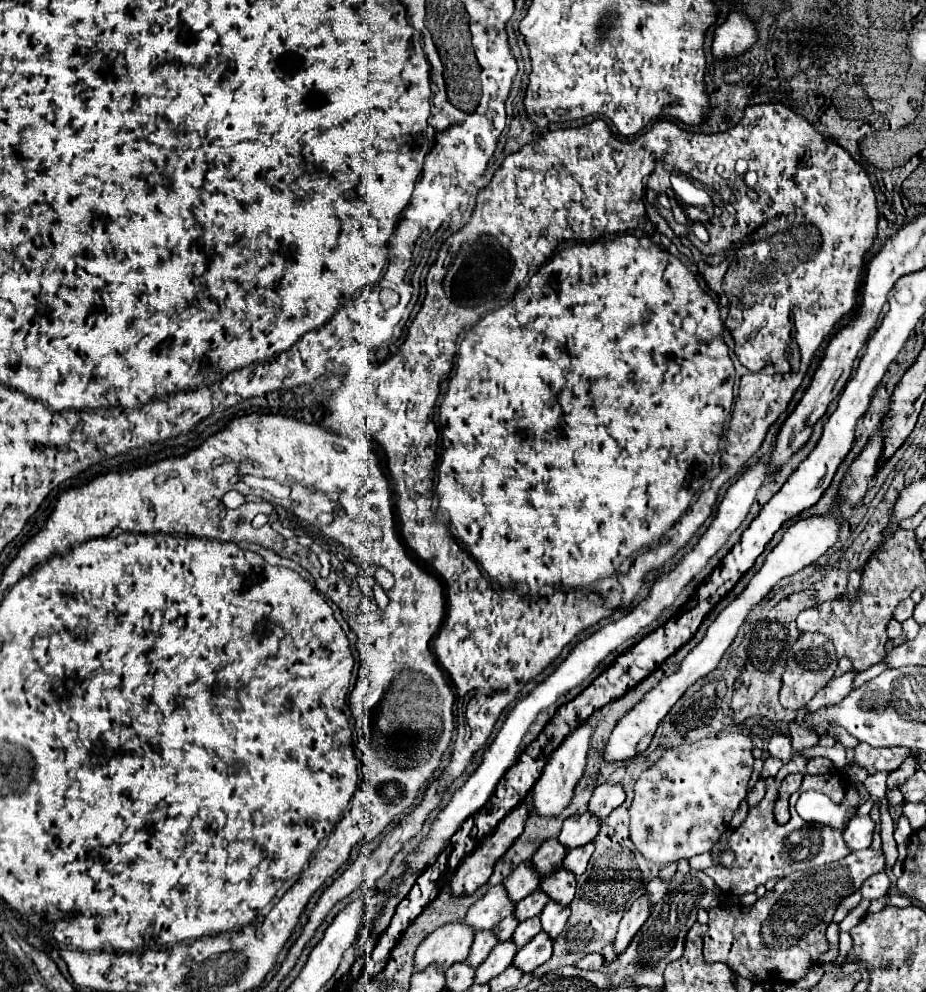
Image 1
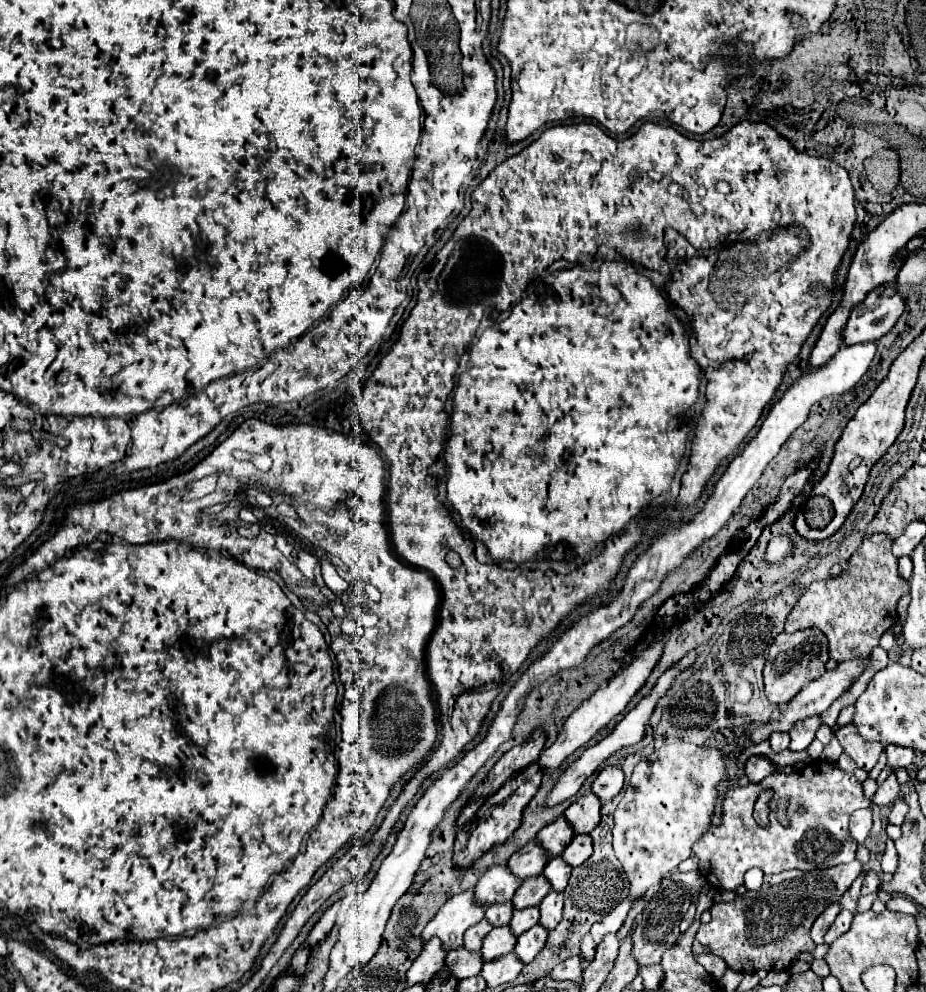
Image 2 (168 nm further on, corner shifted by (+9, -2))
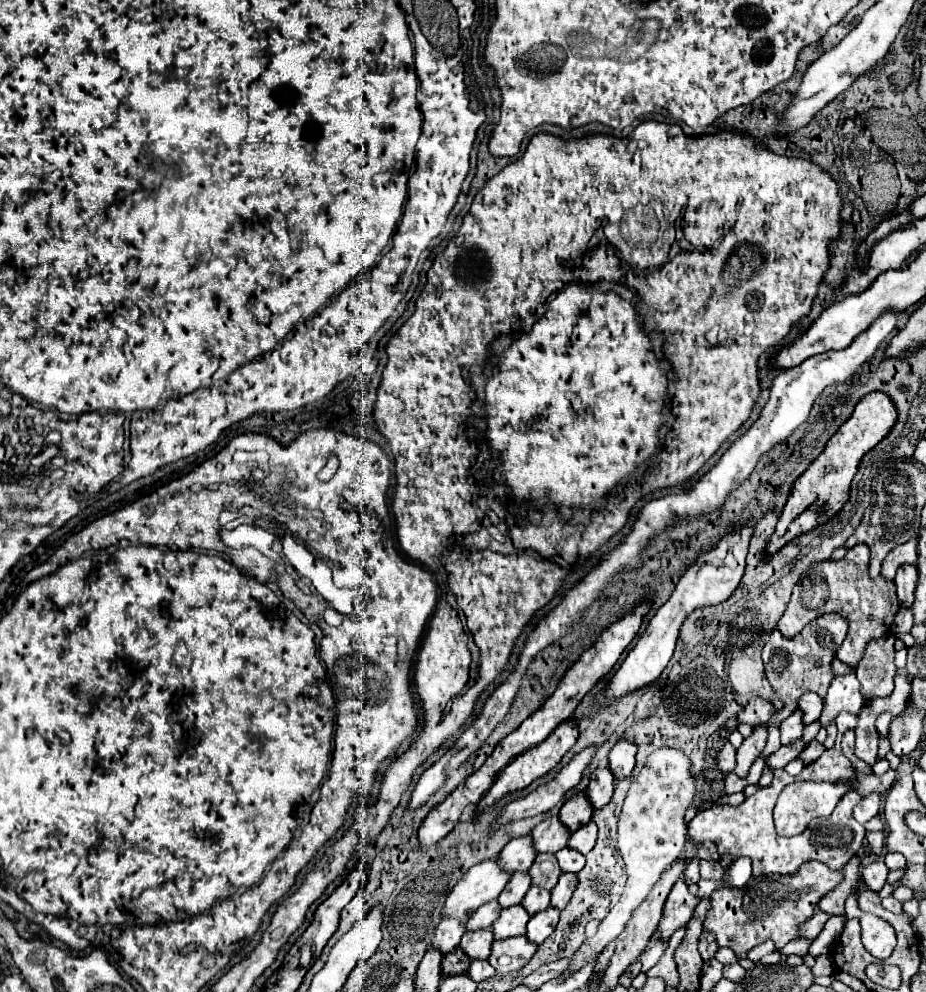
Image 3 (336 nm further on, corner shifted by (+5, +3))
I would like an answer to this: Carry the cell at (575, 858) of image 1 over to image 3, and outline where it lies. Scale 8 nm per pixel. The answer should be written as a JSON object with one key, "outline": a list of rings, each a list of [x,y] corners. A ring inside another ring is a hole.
{"outline":[[[588,822],[580,830],[572,832],[572,838],[570,838],[568,846],[574,848],[574,850],[578,850],[580,854],[588,854],[594,848],[594,844],[596,844],[596,832],[598,832],[596,824]]]}

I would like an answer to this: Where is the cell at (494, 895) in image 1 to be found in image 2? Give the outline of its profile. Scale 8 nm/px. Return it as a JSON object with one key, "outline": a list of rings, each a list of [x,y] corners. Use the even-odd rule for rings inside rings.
{"outline":[[[498,865],[498,867],[488,869],[480,877],[478,885],[474,887],[474,895],[476,895],[476,901],[482,903],[482,907],[488,907],[494,903],[506,903],[508,899],[512,899],[520,883],[522,881],[510,875],[510,869],[506,865]]]}

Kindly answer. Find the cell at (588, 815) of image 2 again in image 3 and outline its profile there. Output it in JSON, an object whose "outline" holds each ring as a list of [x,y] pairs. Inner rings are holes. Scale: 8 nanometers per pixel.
{"outline":[[[596,768],[590,774],[590,784],[588,784],[588,800],[594,808],[602,808],[610,802],[614,792],[614,776],[610,774],[608,768]]]}

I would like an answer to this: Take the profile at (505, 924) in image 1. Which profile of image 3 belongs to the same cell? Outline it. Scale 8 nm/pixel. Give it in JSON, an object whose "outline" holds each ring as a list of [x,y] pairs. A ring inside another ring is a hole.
{"outline":[[[516,872],[510,882],[506,884],[506,888],[502,890],[502,894],[498,896],[498,902],[502,908],[508,908],[508,906],[514,906],[514,904],[520,904],[524,894],[528,892],[530,888],[530,874],[528,872]]]}

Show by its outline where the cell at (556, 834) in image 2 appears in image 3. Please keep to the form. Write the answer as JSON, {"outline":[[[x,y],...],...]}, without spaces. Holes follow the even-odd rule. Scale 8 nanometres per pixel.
{"outline":[[[578,792],[574,794],[572,798],[568,798],[564,802],[564,806],[560,808],[560,820],[564,826],[568,826],[572,832],[578,830],[582,824],[590,822],[592,818],[592,804],[588,802],[586,794],[584,792]]]}

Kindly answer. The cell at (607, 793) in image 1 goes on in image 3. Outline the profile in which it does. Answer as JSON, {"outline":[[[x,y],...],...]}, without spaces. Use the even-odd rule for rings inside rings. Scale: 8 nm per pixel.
{"outline":[[[620,740],[610,752],[610,770],[616,778],[626,778],[634,770],[634,756],[636,756],[636,744],[630,740]]]}

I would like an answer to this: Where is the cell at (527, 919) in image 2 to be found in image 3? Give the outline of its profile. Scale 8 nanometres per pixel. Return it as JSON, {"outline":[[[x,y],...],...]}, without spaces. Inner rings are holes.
{"outline":[[[532,886],[532,888],[526,892],[526,896],[524,896],[524,900],[522,900],[522,906],[526,906],[530,914],[544,910],[546,906],[550,906],[550,890]]]}

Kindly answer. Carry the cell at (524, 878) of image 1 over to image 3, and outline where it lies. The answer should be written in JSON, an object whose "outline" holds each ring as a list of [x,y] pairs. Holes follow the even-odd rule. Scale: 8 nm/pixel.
{"outline":[[[550,816],[548,820],[540,822],[534,830],[534,846],[538,852],[558,852],[562,848],[568,846],[570,840],[570,830],[566,830],[566,826],[562,826],[558,816]]]}

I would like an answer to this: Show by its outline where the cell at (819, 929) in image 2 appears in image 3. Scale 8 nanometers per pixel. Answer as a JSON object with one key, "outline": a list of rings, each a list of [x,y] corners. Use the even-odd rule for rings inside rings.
{"outline":[[[816,912],[810,920],[806,920],[802,926],[800,926],[800,938],[806,938],[806,940],[814,940],[820,932],[822,932],[822,928],[824,928],[824,924],[828,922],[828,914],[824,914],[824,912]]]}

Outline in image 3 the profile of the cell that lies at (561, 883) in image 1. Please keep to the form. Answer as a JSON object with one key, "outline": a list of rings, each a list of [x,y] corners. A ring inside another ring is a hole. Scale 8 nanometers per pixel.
{"outline":[[[568,846],[562,848],[562,850],[556,854],[556,858],[558,858],[558,864],[560,864],[560,868],[562,868],[564,872],[580,872],[582,866],[584,866],[584,856],[578,854],[576,850],[568,848]]]}

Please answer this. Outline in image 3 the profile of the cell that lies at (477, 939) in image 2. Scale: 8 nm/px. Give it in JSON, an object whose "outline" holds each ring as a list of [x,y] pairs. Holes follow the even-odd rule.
{"outline":[[[490,900],[486,902],[484,906],[480,906],[468,920],[468,930],[478,930],[478,928],[486,928],[486,926],[492,926],[498,916],[500,916],[500,906],[498,906],[498,900]]]}

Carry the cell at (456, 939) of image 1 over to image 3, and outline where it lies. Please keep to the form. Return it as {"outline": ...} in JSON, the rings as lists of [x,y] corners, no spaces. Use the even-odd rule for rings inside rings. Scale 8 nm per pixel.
{"outline":[[[498,856],[472,866],[448,894],[444,904],[446,916],[466,922],[470,914],[478,910],[478,906],[498,898],[500,890],[508,884],[510,878],[512,874],[498,866]]]}

